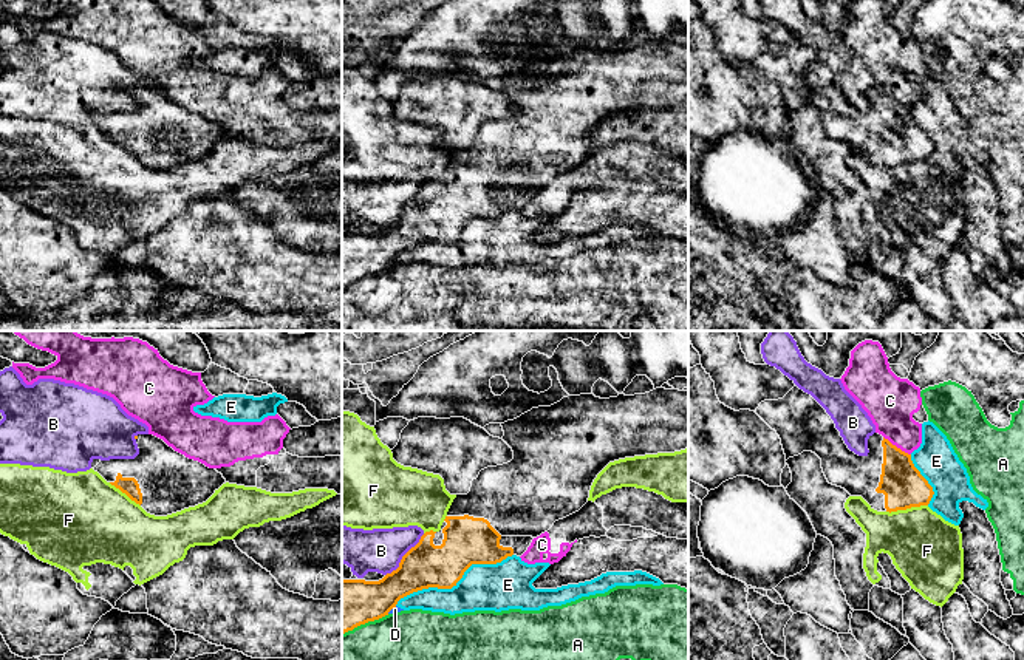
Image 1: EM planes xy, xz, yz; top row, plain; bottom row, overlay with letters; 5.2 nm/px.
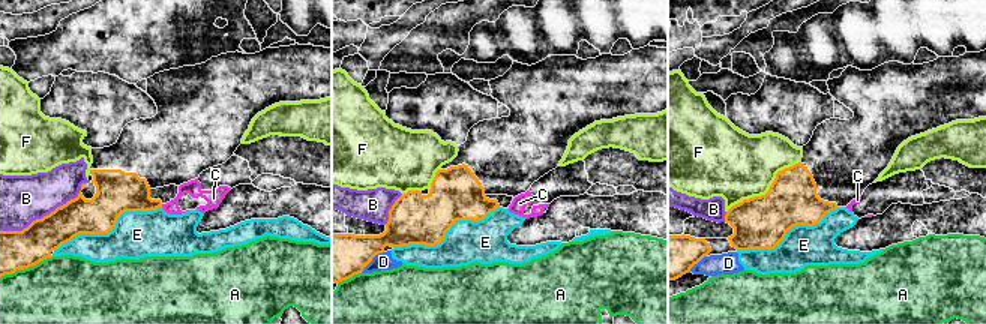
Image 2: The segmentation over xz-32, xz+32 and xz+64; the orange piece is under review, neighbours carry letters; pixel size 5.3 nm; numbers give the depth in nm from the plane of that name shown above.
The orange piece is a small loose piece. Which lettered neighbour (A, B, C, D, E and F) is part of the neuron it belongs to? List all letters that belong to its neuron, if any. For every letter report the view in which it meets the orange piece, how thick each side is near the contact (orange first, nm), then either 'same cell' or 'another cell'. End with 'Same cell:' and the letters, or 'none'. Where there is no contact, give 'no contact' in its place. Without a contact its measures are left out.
A: xz | 280/480 nm | another cell
B: xz | 220/220 nm | another cell
C: yz | 220/260 nm | another cell
D: xz | 260/30 nm | another cell
E: xz | 240/240 nm | another cell
F: yz | 220/360 nm | another cell
Same cell: none

